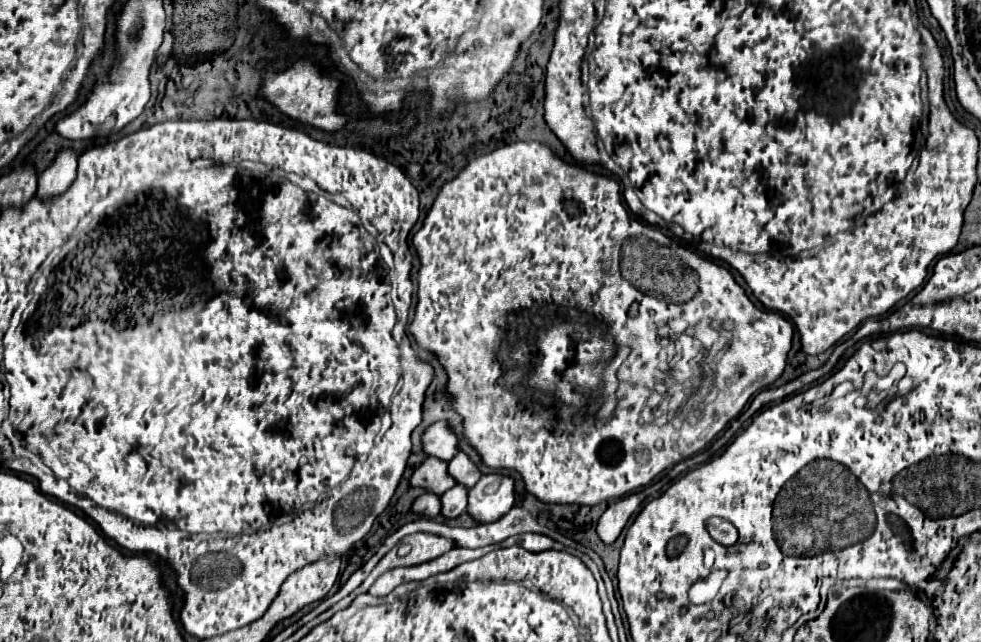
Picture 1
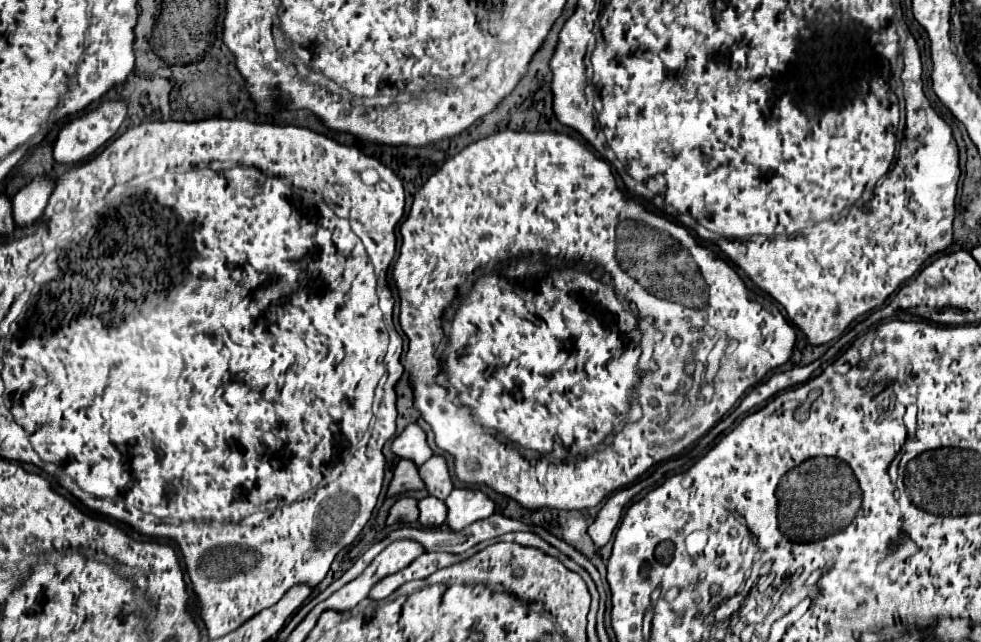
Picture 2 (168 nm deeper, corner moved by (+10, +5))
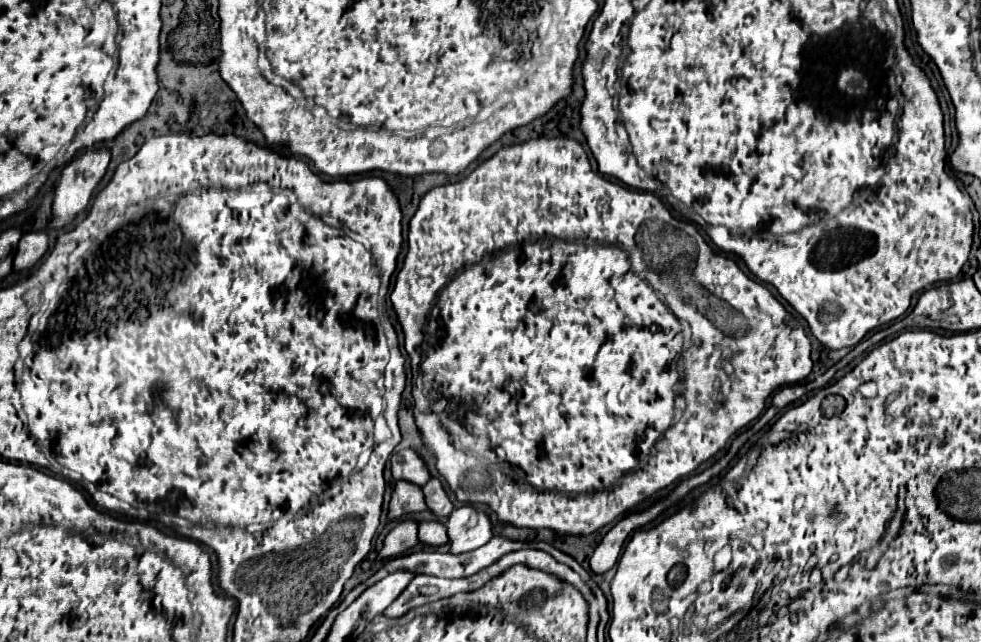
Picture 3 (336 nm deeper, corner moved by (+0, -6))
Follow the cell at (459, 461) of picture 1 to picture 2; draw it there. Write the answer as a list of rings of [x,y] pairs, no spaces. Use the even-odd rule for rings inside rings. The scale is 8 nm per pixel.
[[[431,457],[429,461],[425,461],[419,467],[419,475],[423,477],[429,495],[439,497],[441,501],[445,501],[445,497],[453,491],[453,481],[443,457]]]

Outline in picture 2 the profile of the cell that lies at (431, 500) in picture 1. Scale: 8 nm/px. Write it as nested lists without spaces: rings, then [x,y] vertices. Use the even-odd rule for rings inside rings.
[[[401,497],[387,515],[387,525],[395,525],[395,523],[415,523],[419,517],[419,509],[417,509],[417,499],[413,497]]]

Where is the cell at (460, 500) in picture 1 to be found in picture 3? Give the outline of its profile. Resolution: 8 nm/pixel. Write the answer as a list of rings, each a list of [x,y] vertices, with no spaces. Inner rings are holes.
[[[435,520],[421,522],[419,524],[419,540],[423,544],[429,544],[429,546],[443,546],[443,544],[447,544],[449,538],[447,538],[447,532],[445,532],[445,524],[435,522]]]

